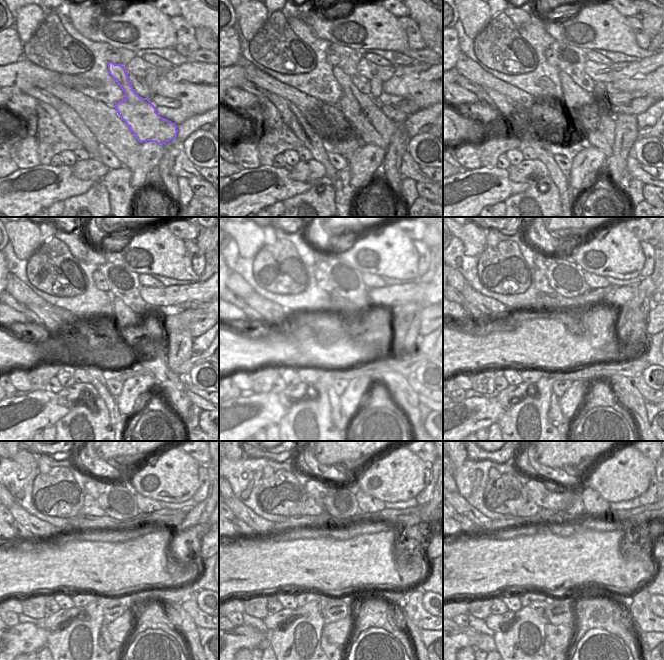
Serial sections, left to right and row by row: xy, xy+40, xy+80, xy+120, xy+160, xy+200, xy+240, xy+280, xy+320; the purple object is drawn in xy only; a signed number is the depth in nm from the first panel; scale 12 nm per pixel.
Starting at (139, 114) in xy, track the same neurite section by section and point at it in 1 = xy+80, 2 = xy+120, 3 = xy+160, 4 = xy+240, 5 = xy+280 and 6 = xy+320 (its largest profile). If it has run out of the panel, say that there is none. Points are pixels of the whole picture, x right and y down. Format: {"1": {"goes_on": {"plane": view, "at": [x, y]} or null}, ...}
{"1": {"goes_on": {"plane": "xy+80", "at": [599, 129]}}, "2": {"goes_on": {"plane": "xy+120", "at": [173, 385]}}, "3": {"goes_on": {"plane": "xy+160", "at": [405, 397]}}, "4": {"goes_on": {"plane": "xy+240", "at": [180, 618]}}, "5": {"goes_on": {"plane": "xy+280", "at": [401, 616]}}, "6": {"goes_on": {"plane": "xy+320", "at": [643, 644]}}}

